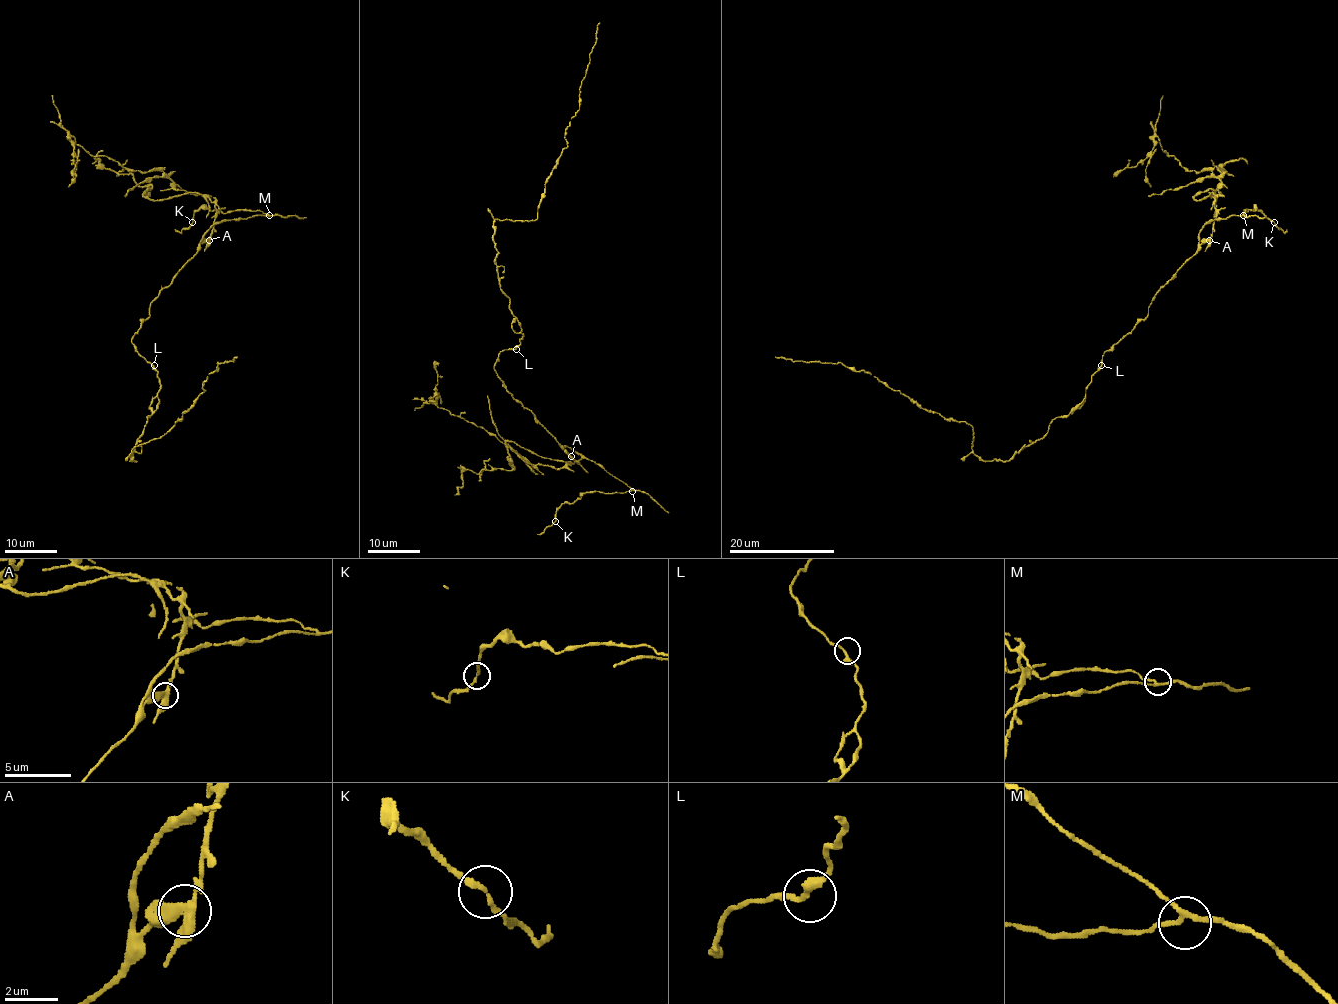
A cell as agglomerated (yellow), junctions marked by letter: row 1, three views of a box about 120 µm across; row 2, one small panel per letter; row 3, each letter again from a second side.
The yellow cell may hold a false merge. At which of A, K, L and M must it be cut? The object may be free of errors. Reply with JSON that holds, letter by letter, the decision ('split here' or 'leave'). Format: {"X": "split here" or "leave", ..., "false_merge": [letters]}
{"A": "split here", "K": "leave", "L": "leave", "M": "leave", "false_merge": ["A"]}

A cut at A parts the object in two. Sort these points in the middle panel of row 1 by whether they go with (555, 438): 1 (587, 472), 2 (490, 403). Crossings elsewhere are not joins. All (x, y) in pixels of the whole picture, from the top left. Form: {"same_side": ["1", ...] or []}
{"same_side": []}

